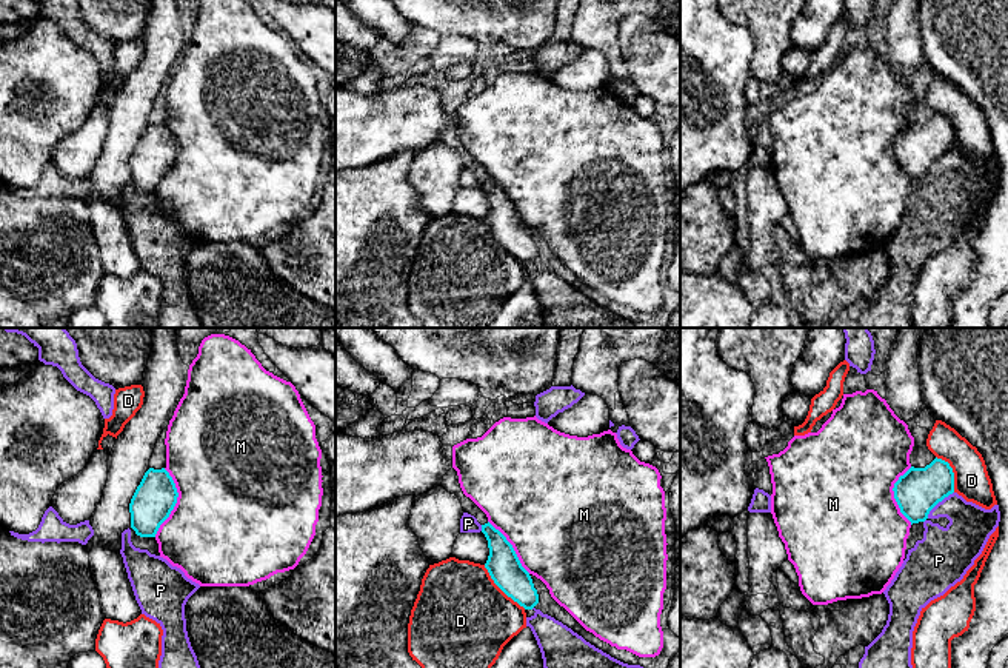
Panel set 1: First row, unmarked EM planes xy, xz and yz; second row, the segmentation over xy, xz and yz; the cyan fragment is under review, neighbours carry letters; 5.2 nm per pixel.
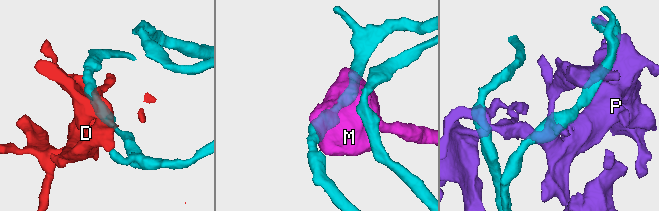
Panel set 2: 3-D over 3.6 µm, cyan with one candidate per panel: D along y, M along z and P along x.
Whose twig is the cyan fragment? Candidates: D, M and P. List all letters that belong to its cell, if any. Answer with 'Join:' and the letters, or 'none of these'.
Join: D

